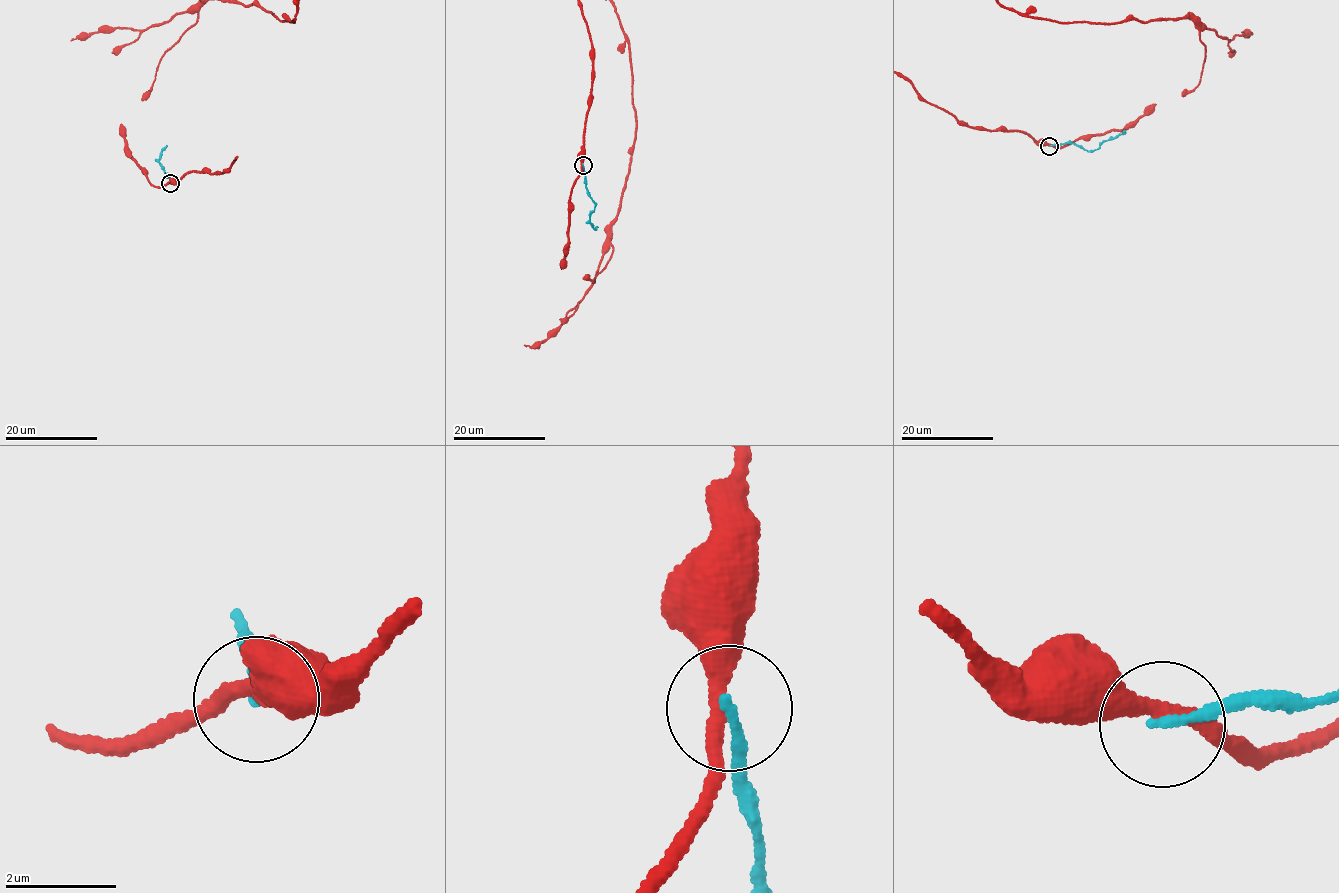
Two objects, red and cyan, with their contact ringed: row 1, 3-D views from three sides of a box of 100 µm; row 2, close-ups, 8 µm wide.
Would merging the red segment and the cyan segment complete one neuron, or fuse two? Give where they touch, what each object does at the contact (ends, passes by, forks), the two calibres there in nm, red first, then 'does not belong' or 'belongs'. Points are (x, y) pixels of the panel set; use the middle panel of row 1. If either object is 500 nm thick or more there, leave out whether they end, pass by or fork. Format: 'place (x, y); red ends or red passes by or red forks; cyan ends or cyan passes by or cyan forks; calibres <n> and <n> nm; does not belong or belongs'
place (583, 165); red passes by; cyan ends; calibres 320 and 180 nm; does not belong

